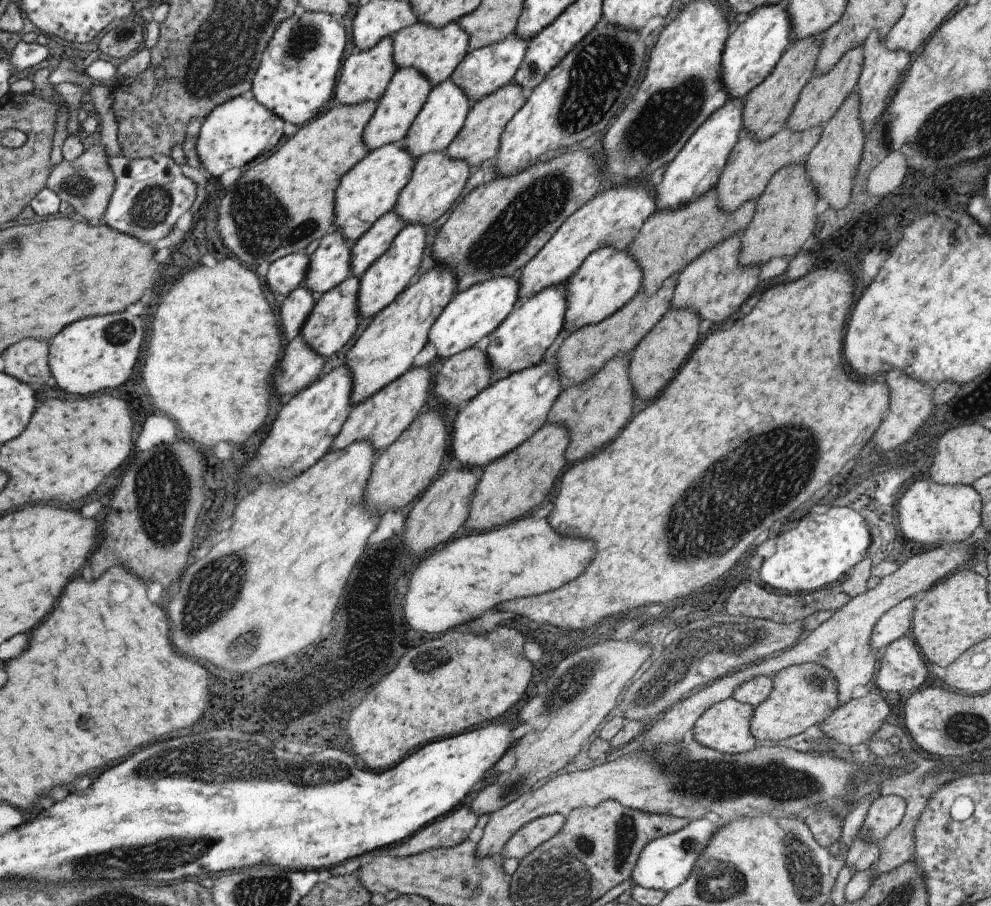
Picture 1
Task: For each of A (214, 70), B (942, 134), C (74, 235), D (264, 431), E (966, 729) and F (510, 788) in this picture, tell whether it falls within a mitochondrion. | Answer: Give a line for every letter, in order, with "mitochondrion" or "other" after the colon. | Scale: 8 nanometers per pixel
A: mitochondrion
B: mitochondrion
C: other
D: other
E: mitochondrion
F: mitochondrion

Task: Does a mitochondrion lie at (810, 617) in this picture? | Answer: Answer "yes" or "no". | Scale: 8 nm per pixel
no

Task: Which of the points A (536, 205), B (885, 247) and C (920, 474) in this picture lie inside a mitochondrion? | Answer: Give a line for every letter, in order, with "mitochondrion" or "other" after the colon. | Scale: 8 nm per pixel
A: mitochondrion
B: other
C: other

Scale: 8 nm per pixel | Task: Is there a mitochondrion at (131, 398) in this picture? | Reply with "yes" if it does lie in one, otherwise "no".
no

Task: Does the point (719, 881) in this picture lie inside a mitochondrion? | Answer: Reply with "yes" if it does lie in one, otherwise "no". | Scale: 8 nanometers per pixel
yes

